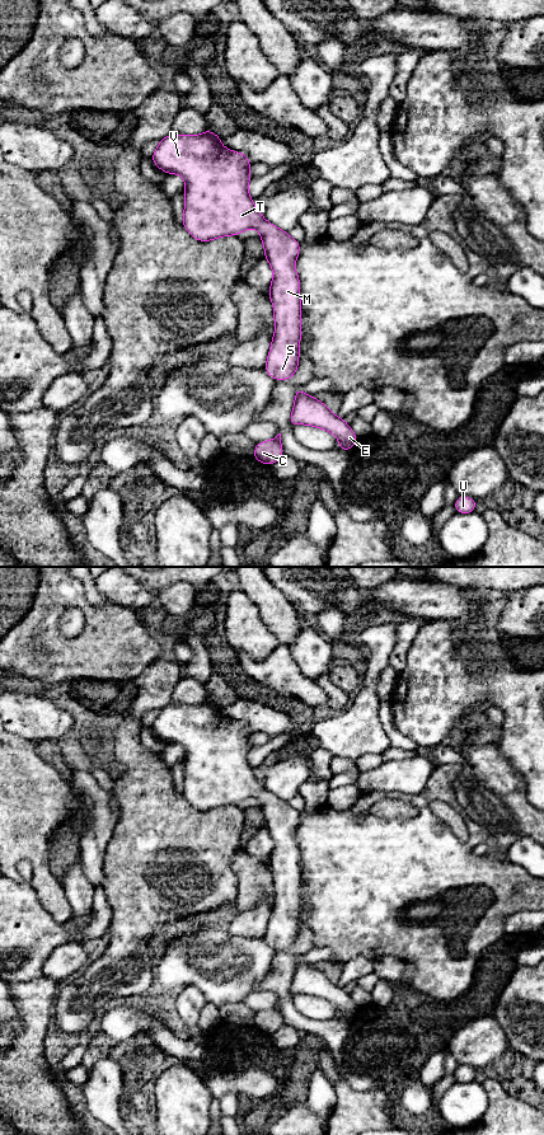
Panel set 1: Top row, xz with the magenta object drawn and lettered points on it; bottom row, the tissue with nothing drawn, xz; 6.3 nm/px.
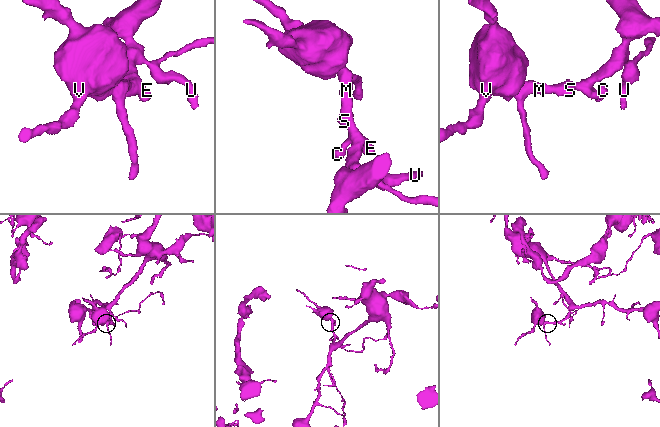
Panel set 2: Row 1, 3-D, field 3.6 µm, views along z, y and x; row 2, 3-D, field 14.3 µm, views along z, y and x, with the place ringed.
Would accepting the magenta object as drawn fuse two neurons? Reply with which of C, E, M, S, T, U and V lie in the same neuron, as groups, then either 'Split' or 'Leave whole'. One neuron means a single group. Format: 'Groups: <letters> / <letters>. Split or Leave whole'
Groups: C E M S T U V. Leave whole

